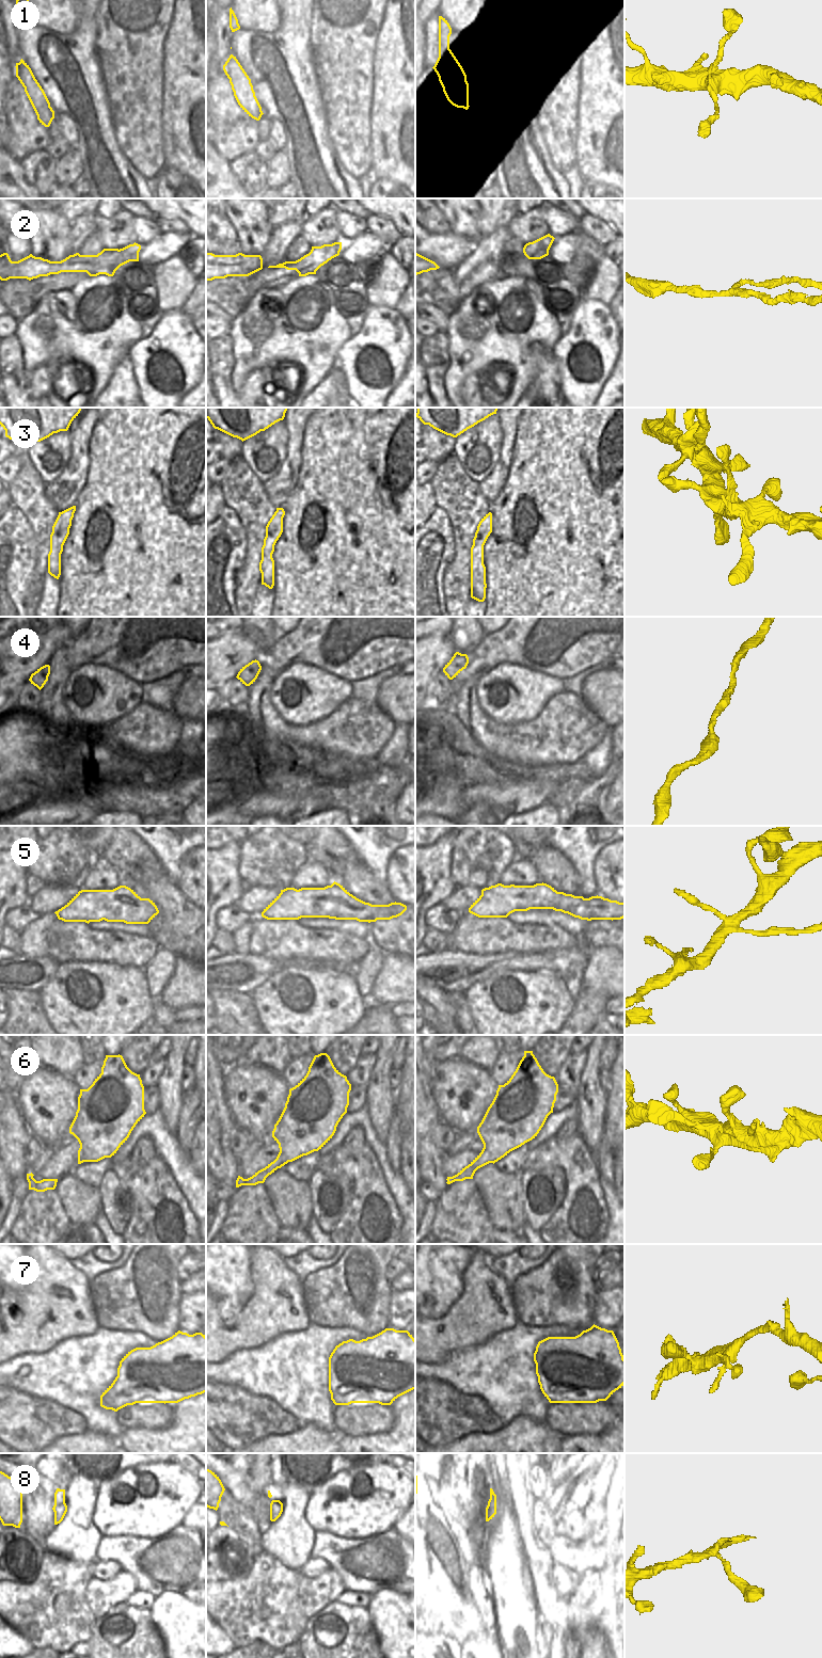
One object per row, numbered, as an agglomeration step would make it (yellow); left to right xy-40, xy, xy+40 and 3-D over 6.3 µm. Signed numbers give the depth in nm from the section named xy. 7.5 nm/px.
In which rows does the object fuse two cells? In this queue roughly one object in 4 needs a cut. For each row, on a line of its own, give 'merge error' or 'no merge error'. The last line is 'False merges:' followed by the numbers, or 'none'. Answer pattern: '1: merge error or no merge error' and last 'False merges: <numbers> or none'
1: no merge error
2: merge error
3: no merge error
4: no merge error
5: merge error
6: no merge error
7: no merge error
8: no merge error
False merges: 2, 5

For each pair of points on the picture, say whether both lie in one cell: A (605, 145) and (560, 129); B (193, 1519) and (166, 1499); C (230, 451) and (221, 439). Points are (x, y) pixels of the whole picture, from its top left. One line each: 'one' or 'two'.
A: two
B: two
C: one

